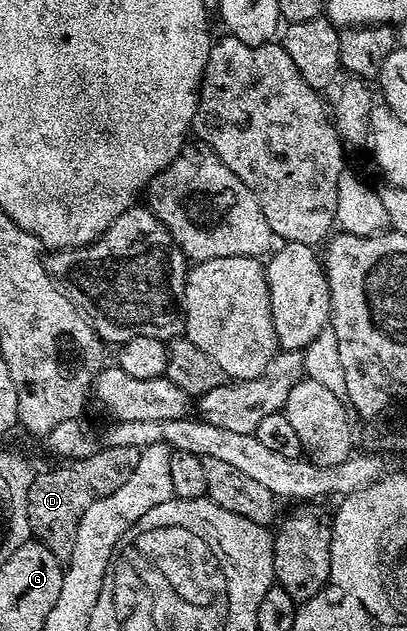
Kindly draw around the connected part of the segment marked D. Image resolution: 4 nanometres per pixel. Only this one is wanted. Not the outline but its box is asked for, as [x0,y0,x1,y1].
[28,445,140,561]

